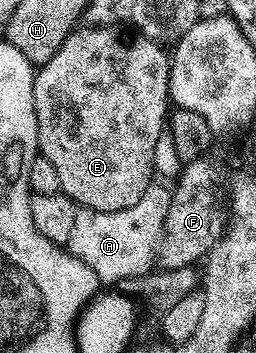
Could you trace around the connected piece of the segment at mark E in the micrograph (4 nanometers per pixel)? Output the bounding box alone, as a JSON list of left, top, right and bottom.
[34,26,170,211]

